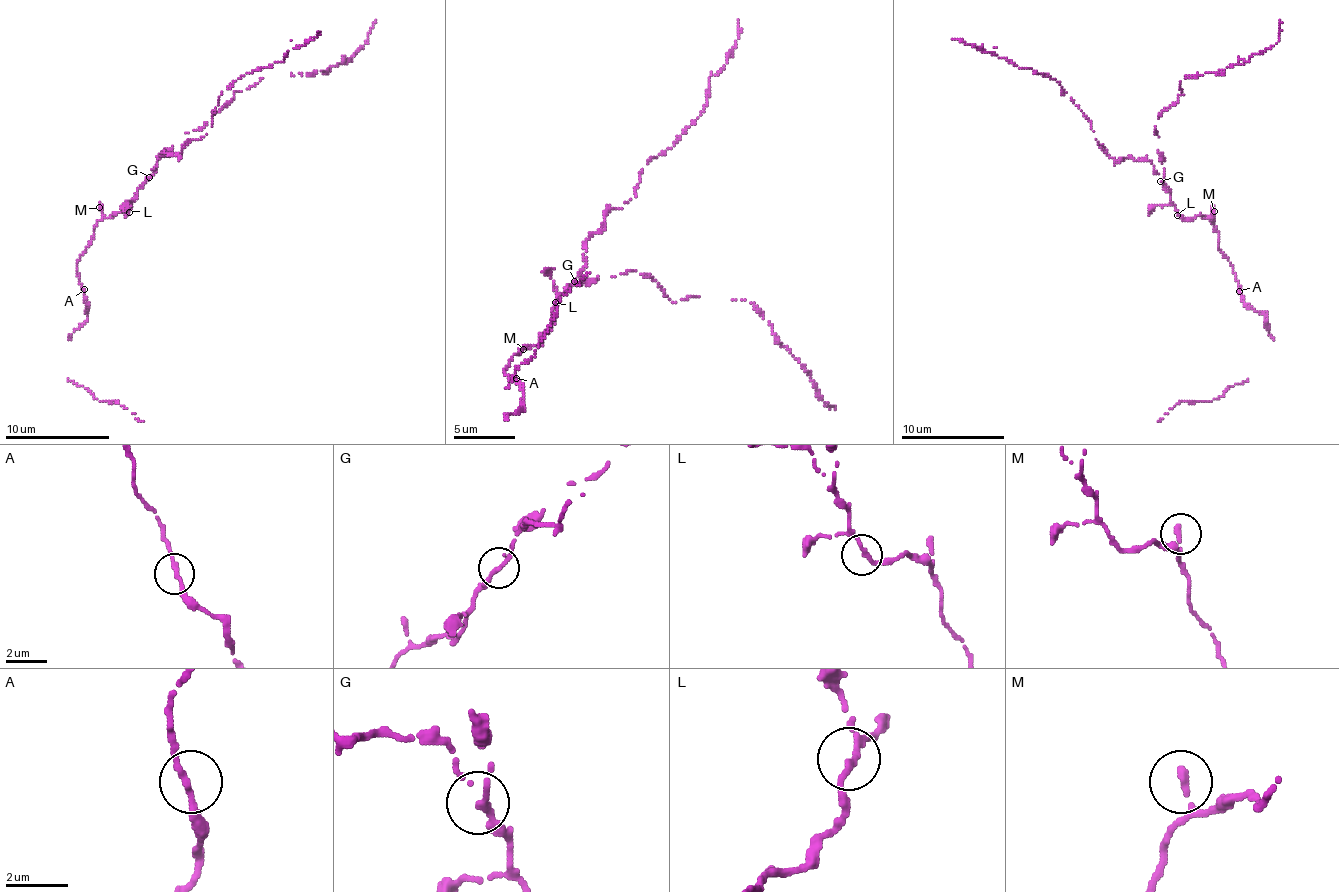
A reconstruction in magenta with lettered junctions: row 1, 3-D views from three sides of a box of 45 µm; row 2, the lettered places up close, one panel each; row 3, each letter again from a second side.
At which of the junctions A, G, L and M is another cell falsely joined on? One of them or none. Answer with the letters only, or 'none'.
G

